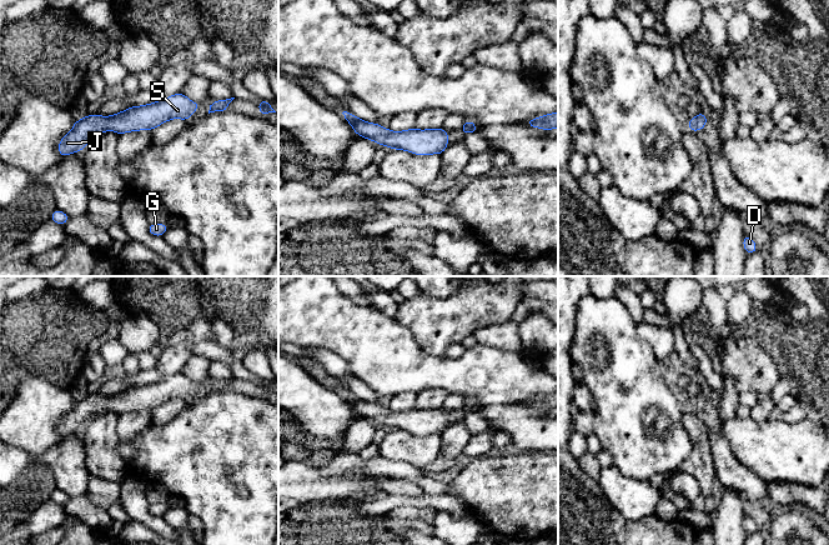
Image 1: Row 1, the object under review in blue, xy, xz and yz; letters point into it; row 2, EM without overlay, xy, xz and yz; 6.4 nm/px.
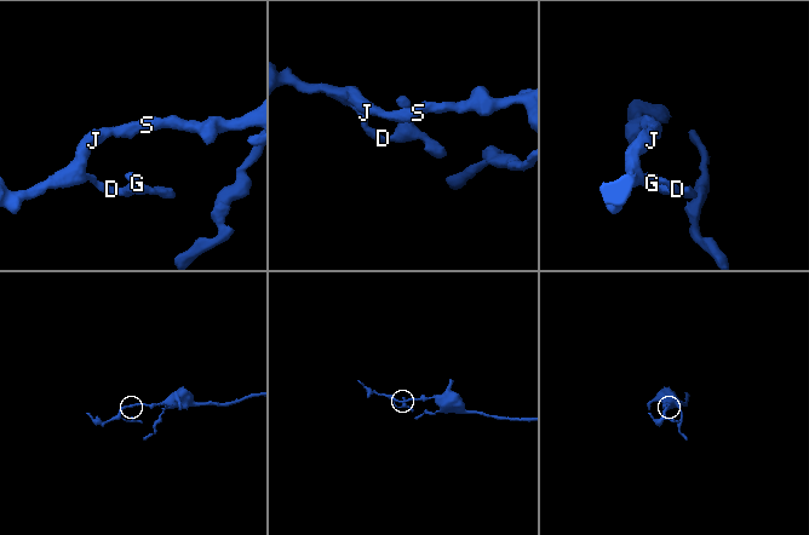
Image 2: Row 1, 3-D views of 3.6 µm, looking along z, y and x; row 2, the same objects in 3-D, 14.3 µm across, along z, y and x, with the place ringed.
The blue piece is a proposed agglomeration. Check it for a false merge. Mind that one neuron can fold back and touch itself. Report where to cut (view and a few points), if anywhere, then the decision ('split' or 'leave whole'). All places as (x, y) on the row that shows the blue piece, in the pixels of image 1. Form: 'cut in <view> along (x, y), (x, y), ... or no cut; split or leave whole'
no cut; leave whole

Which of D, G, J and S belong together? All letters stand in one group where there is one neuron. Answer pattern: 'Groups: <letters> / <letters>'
Groups: D G J S

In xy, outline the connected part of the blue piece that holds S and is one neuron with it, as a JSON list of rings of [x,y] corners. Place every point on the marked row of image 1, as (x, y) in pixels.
[[[177,92],[152,104],[131,106],[111,116],[87,115],[74,122],[72,130],[61,139],[57,150],[61,156],[75,154],[84,150],[91,139],[109,130],[121,135],[129,131],[154,130],[171,119],[186,121],[199,106],[200,104]]]

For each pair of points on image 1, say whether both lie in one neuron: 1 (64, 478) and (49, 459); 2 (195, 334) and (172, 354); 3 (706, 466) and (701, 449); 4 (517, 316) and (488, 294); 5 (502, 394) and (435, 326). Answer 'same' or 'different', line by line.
1: same
2: same
3: same
4: different
5: different

